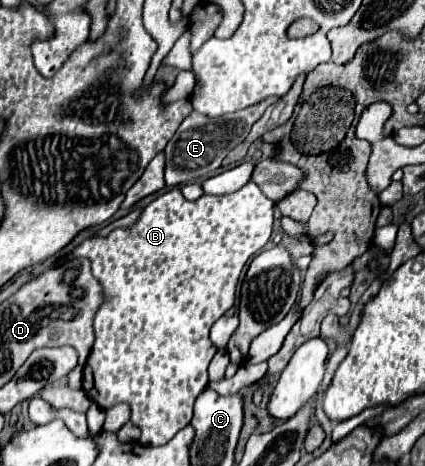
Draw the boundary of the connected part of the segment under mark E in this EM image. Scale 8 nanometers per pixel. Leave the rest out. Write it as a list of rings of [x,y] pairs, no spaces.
[[[270,96],[246,110],[238,110],[220,118],[210,118],[210,116],[202,116],[198,112],[192,112],[176,130],[176,134],[170,138],[168,146],[164,148],[166,154],[166,184],[174,186],[174,184],[182,184],[200,176],[206,176],[210,172],[214,172],[220,162],[224,160],[226,152],[232,150],[236,144],[244,142],[252,124],[264,114],[264,110],[278,101],[278,96]]]

